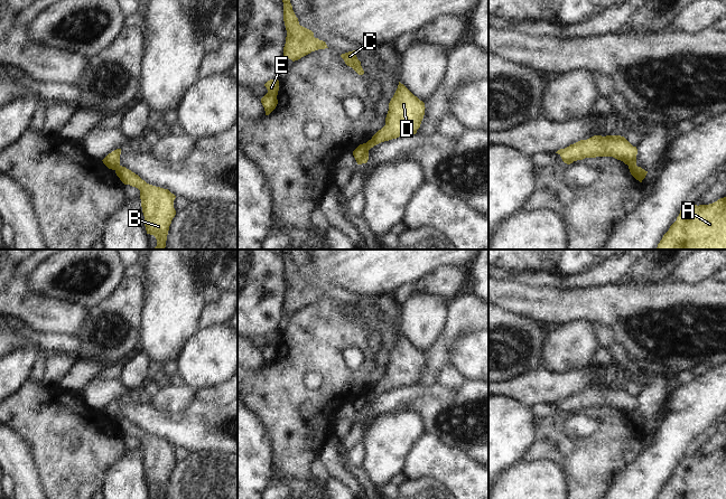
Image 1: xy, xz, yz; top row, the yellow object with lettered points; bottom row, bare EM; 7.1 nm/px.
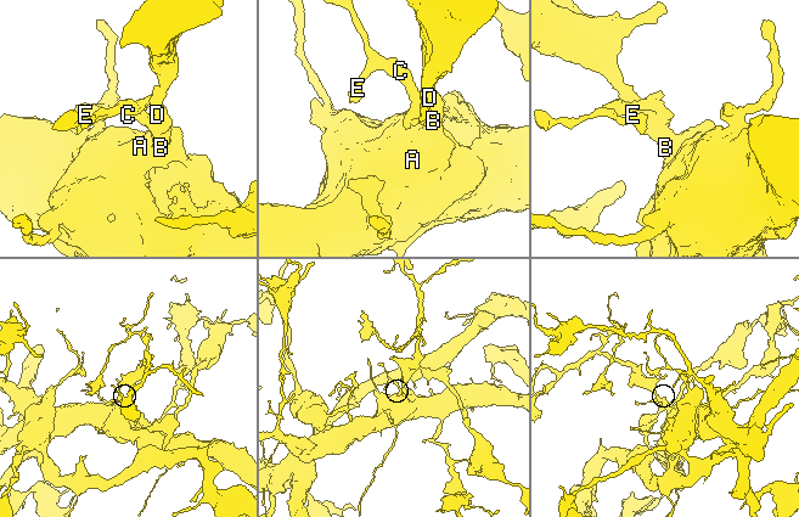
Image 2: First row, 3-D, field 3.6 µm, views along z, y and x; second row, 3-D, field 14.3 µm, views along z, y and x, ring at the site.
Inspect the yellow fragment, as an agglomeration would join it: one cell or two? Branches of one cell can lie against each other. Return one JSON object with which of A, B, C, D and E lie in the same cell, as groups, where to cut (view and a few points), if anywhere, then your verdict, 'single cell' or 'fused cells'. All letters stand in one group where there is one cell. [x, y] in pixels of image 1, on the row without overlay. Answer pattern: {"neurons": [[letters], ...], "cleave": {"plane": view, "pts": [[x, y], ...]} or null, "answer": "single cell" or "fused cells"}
{"neurons": [["A", "B", "D"], ["C", "E"]], "cleave": {"plane": "xz", "pts": [[372, 389], [369, 398]]}, "answer": "fused cells"}

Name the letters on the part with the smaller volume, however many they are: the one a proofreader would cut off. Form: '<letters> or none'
C, E

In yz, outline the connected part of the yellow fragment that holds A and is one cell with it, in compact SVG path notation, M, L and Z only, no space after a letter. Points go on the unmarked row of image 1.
M726 448L709 455L682 459L657 499L726 499Z

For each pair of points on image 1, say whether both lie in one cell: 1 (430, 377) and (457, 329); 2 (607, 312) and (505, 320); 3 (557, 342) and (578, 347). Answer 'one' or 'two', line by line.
1: one
2: two
3: one

